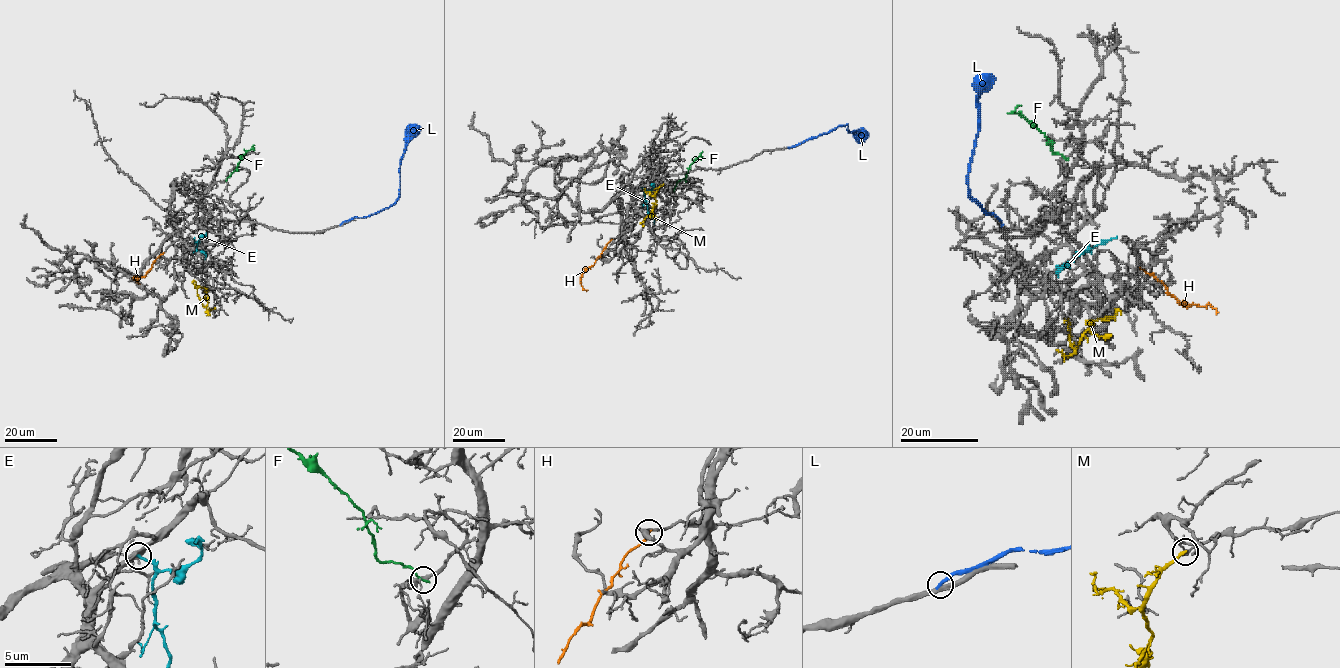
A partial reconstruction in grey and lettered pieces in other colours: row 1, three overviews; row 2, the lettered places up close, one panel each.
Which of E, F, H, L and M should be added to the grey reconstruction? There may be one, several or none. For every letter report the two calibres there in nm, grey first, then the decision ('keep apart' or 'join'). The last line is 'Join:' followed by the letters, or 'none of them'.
E: 440/200 nm | keep apart
F: 190/170 nm | keep apart
H: 240/180 nm | keep apart
L: 360/280 nm | keep apart
M: 110/240 nm | keep apart
Join: none of them

